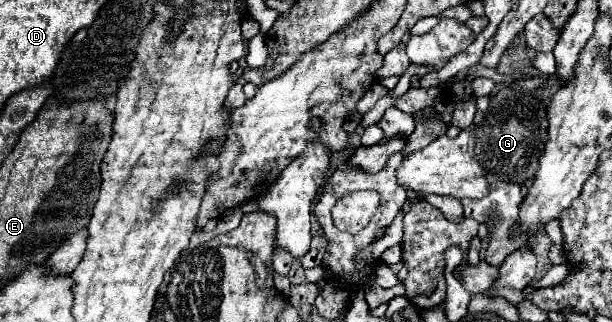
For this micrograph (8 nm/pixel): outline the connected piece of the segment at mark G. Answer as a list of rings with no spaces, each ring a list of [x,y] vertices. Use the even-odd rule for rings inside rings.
[[[518,80],[500,82],[498,86],[500,88],[490,94],[488,110],[478,112],[474,122],[456,138],[440,136],[424,150],[408,154],[396,170],[398,184],[416,192],[478,200],[486,196],[496,182],[526,184],[534,180],[548,138],[548,106],[540,98],[528,96],[528,92],[518,86]]]

